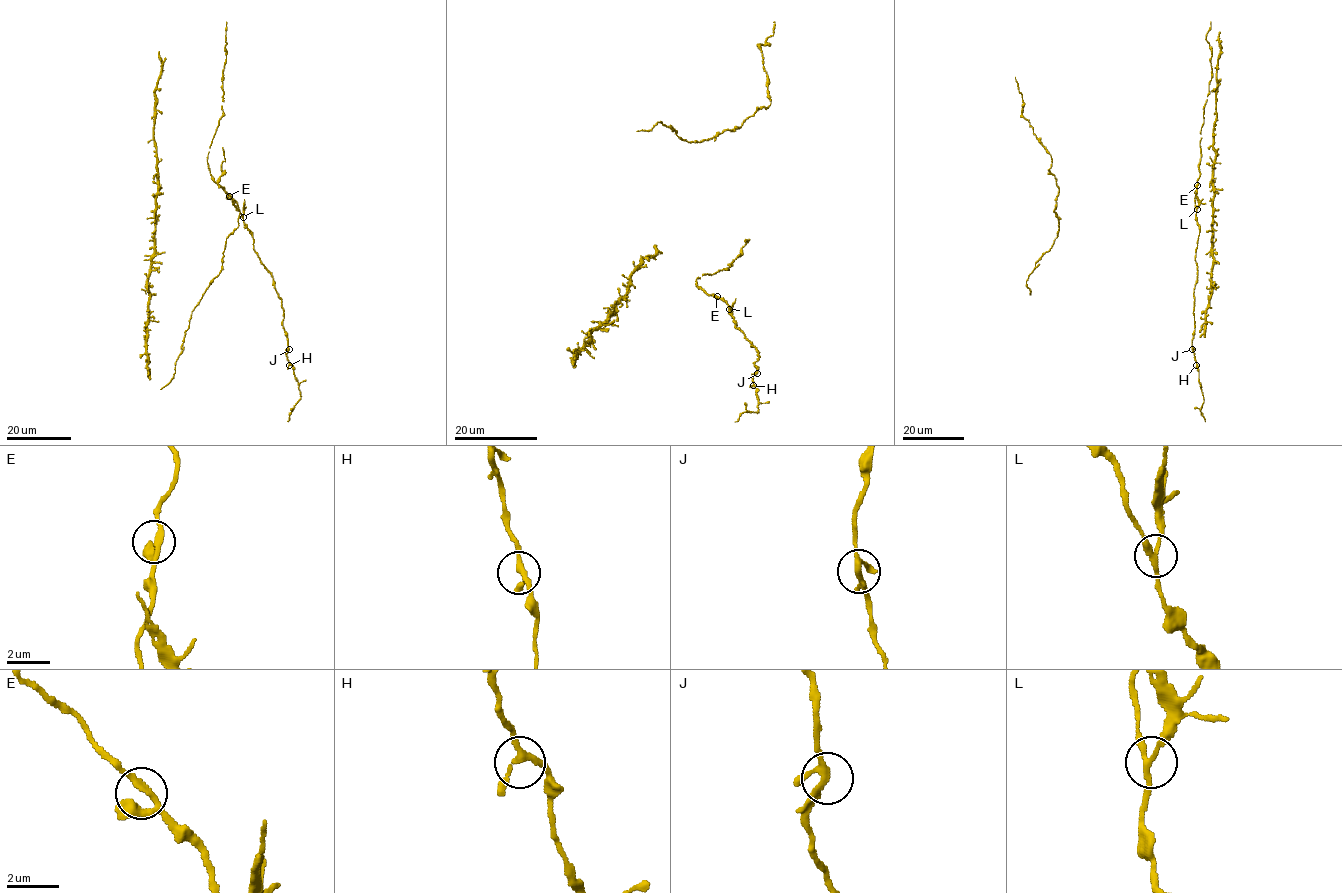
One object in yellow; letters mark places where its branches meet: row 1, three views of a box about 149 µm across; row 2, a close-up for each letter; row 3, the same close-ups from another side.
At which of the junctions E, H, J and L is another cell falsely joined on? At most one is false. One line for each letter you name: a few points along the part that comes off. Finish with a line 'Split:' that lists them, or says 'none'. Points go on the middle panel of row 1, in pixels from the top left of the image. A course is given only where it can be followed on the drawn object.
Split: L

